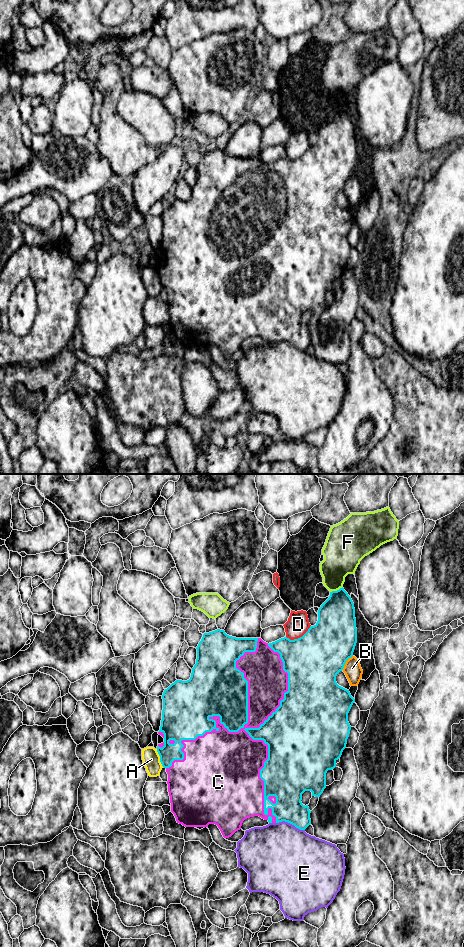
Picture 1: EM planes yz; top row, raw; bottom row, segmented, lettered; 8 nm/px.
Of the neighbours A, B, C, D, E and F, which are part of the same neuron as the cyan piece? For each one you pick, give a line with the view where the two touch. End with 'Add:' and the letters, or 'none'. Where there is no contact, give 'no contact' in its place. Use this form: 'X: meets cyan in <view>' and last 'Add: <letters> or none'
C: meets cyan in yz
Add: C

